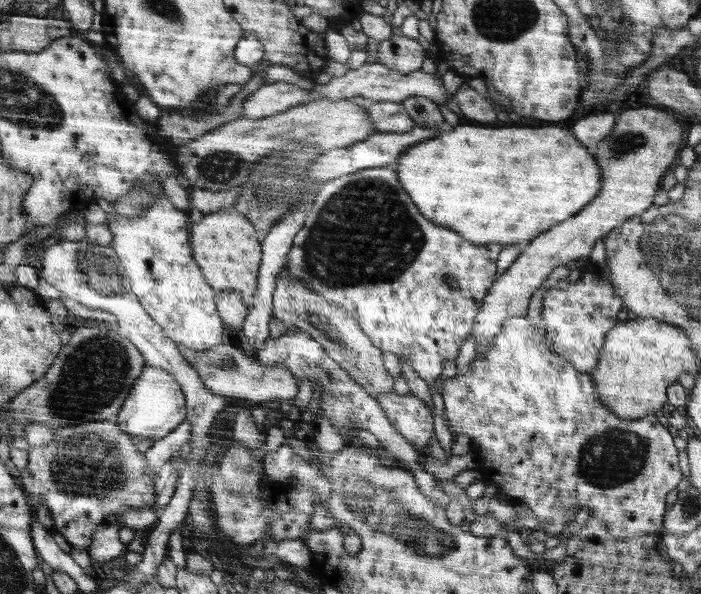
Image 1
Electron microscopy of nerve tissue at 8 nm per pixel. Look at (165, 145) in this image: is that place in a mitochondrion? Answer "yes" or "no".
no

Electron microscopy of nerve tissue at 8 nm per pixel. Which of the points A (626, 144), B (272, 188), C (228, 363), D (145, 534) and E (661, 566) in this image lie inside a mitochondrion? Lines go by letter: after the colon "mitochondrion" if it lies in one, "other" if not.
A: mitochondrion
B: mitochondrion
C: mitochondrion
D: other
E: other

